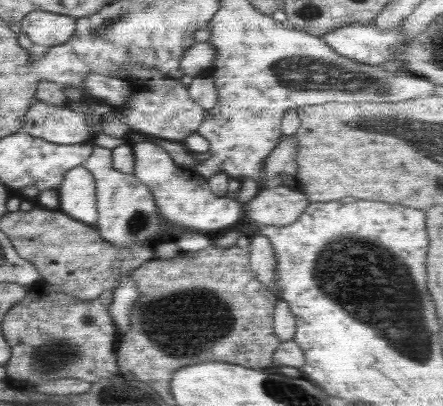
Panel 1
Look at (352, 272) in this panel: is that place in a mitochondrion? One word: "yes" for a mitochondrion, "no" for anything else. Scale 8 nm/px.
yes

